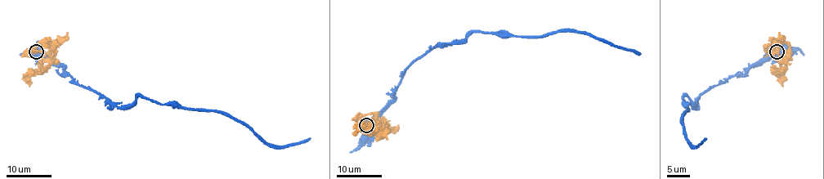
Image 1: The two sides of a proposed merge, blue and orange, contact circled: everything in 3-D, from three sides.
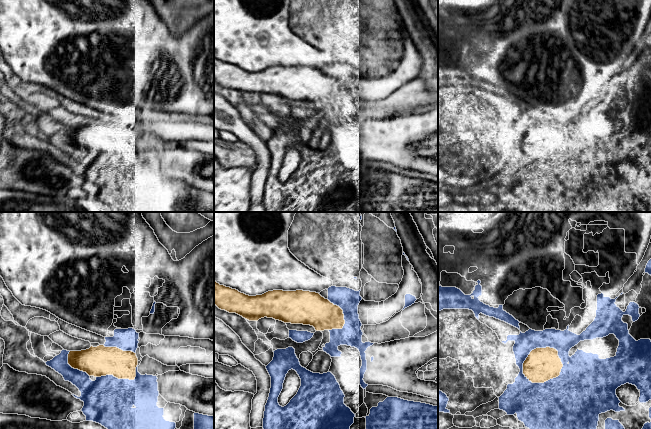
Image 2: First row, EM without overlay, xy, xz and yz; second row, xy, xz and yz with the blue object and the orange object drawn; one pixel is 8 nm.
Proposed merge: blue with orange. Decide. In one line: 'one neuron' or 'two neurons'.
two neurons

